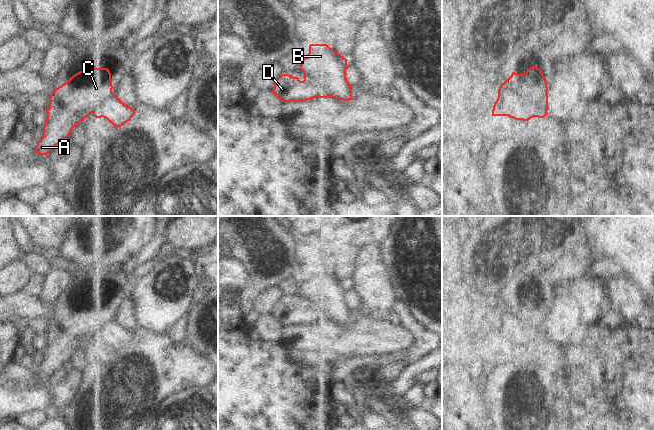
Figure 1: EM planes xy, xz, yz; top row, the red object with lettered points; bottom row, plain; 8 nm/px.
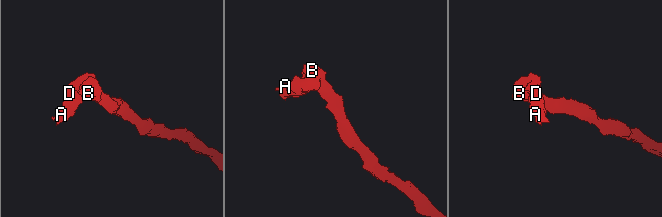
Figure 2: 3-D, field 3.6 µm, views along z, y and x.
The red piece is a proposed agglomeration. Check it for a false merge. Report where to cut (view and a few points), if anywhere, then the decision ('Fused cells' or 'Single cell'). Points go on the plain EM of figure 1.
Split along yz (521, 298), (521, 311), (525, 321), (532, 328), (546, 335). Fused cells

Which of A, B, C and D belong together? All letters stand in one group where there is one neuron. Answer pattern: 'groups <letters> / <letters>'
groups A C D / B

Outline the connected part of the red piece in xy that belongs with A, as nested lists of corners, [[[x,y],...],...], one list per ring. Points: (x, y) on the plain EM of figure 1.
[[[88,292],[73,299],[67,306],[56,312],[49,320],[47,342],[43,350],[43,360],[35,370],[35,377],[50,378],[60,367],[65,367],[72,353],[87,342],[100,329],[104,331],[112,318],[111,297],[107,292]]]

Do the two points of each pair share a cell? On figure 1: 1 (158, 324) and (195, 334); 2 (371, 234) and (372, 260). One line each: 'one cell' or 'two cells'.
1: two cells
2: two cells

